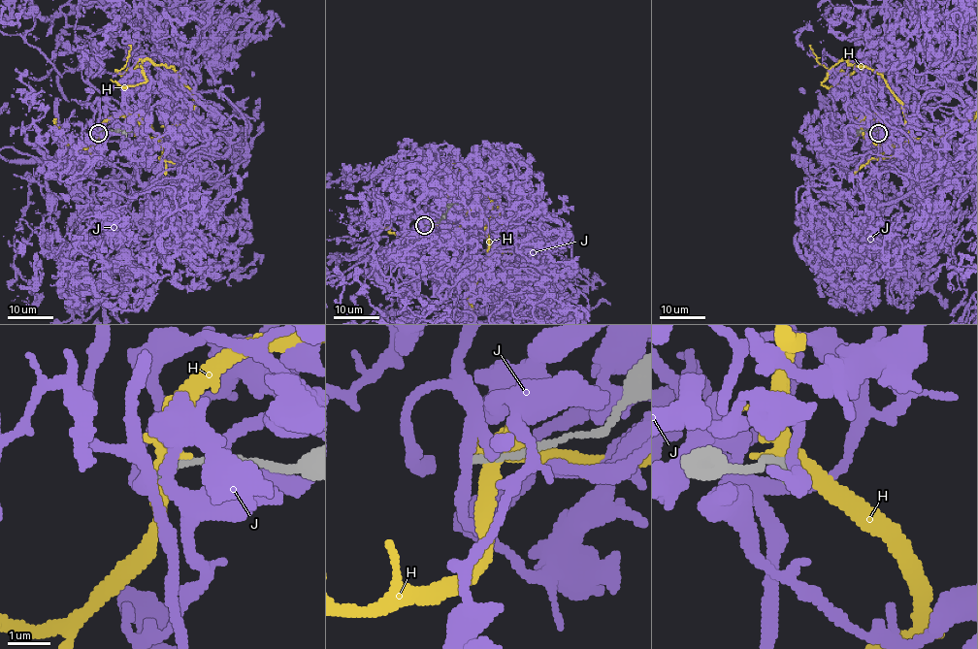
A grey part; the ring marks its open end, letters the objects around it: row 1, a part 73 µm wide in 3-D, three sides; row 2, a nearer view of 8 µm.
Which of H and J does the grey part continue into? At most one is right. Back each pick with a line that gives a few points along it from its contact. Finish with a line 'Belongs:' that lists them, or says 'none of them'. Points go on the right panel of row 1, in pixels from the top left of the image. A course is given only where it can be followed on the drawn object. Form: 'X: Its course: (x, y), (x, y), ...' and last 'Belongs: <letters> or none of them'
Belongs: none of them

